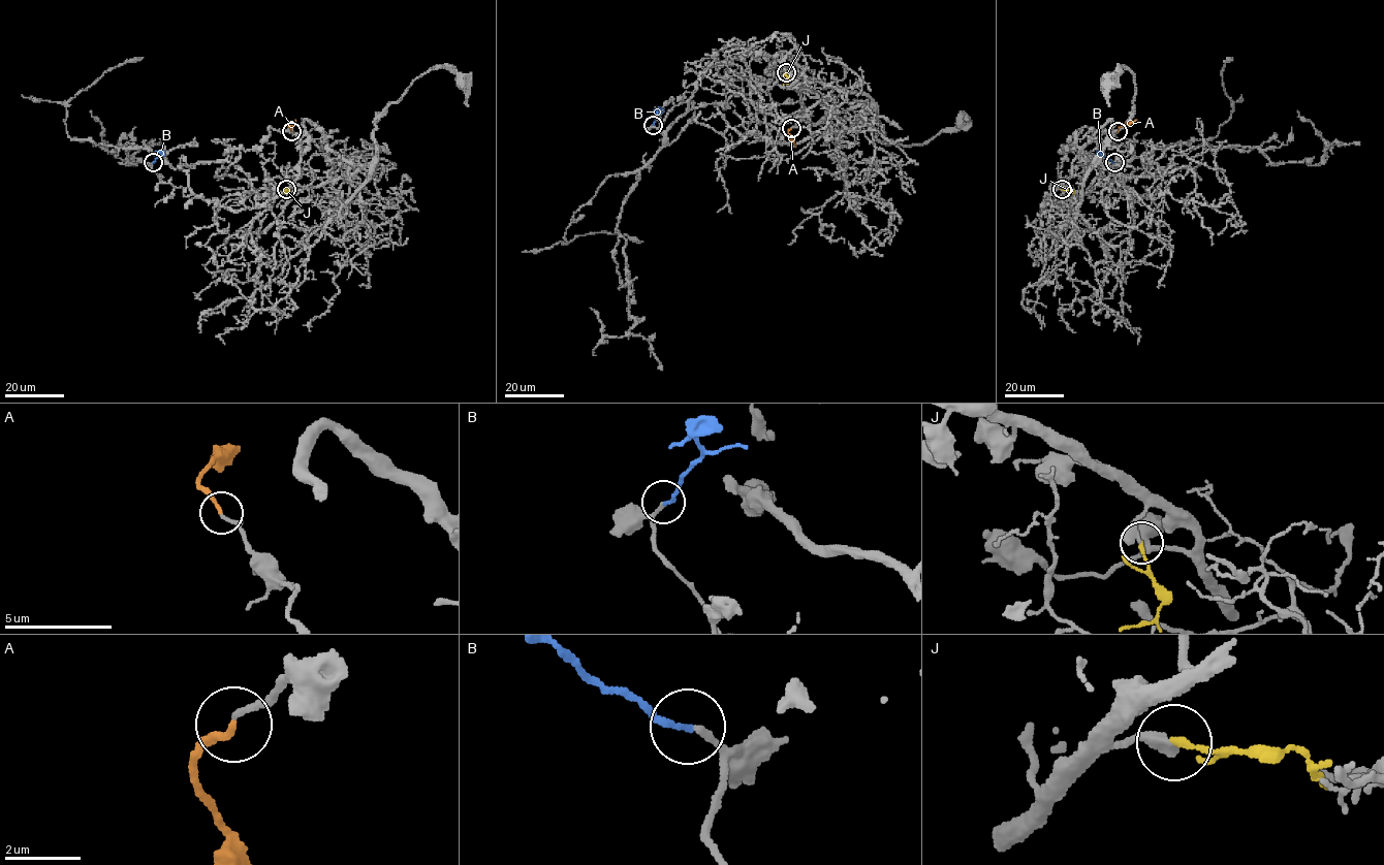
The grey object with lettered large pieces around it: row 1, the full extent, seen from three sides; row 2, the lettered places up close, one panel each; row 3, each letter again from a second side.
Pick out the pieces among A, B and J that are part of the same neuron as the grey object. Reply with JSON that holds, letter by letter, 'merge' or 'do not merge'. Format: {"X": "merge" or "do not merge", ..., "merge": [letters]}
{"A": "merge", "B": "merge", "J": "do not merge", "merge": ["A", "B"]}

